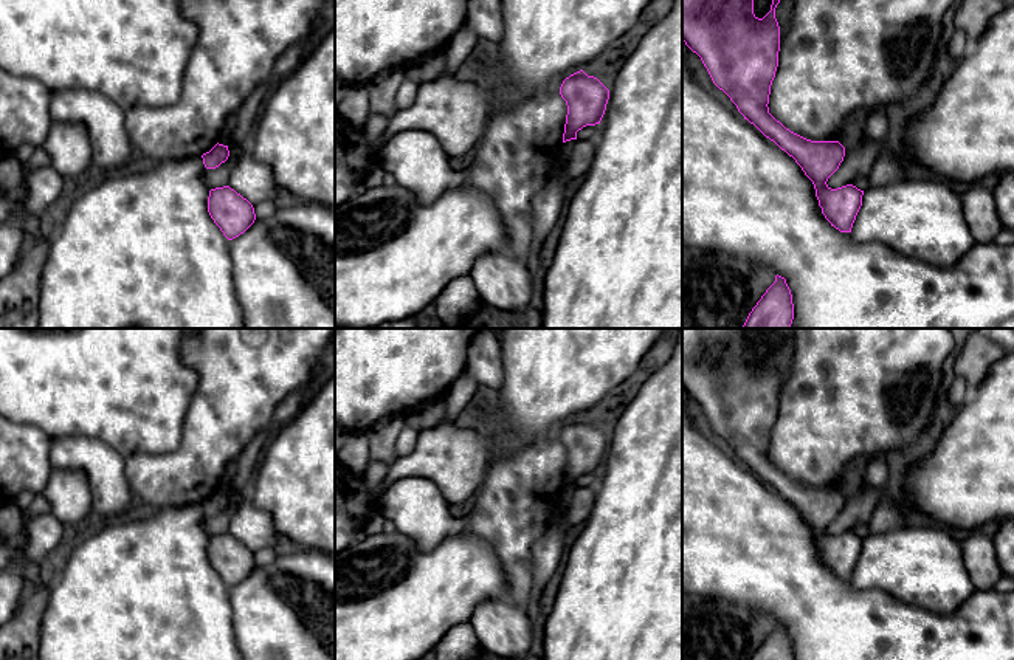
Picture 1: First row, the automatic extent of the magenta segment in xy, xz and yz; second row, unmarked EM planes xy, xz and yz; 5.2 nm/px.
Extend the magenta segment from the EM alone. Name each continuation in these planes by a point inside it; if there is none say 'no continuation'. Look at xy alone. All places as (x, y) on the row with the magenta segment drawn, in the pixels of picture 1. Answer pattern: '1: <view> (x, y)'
no continuation

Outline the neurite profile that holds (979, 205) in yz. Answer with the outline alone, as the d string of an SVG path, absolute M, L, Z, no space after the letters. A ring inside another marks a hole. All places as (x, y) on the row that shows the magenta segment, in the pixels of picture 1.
M981 183L966 187L961 198L963 217L975 242L995 242L1002 229L995 209L994 191L985 189Z

